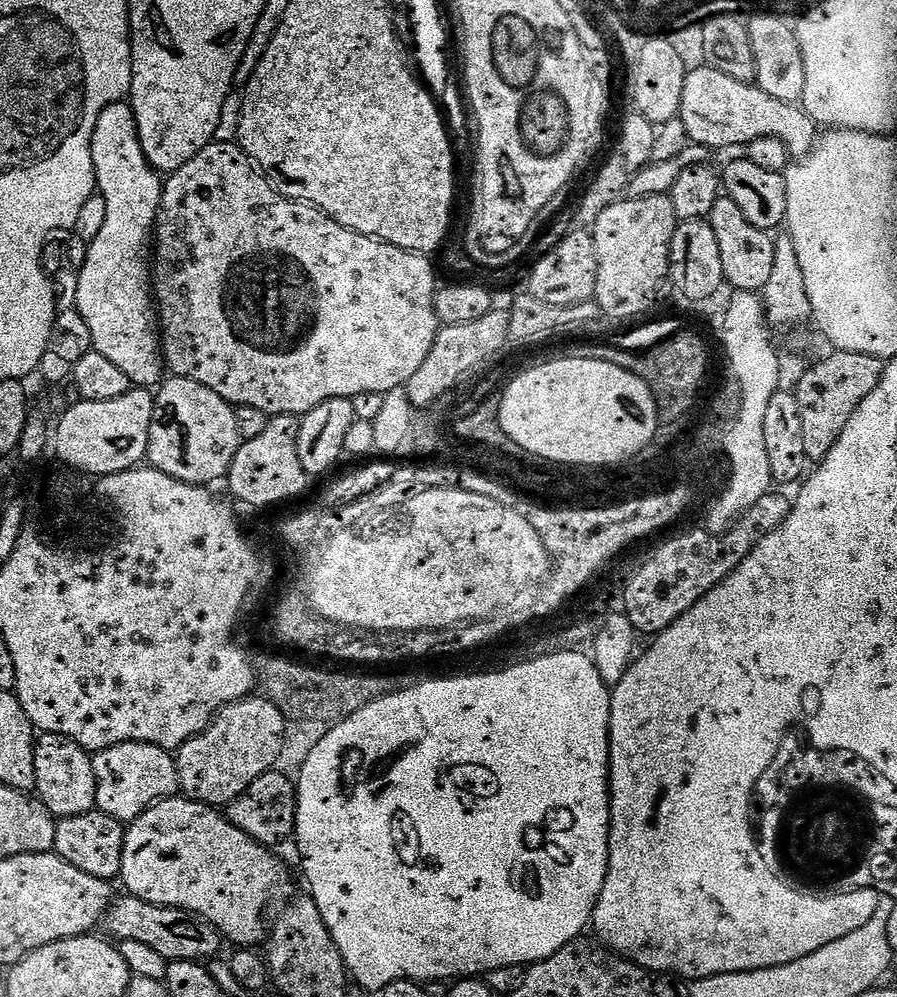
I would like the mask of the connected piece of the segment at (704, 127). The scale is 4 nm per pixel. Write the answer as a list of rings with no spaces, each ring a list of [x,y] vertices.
[[[701,66],[692,68],[682,86],[682,106],[679,120],[693,145],[709,150],[747,146],[754,138],[778,138],[786,146],[789,157],[808,156],[816,144],[818,125],[800,104],[778,102],[755,83],[737,82],[722,70]]]

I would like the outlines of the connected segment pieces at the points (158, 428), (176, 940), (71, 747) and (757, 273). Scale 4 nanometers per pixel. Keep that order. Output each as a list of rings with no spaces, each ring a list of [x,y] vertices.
[[[181,376],[168,378],[159,385],[154,396],[156,405],[150,418],[150,442],[148,443],[147,463],[162,474],[187,484],[211,485],[211,480],[223,481],[232,469],[236,451],[240,449],[236,408],[227,404],[214,390]]]
[[[127,894],[121,896],[121,900],[119,897],[113,903],[108,915],[102,921],[103,927],[108,927],[109,937],[117,936],[112,938],[120,942],[123,940],[142,942],[143,945],[156,950],[168,962],[174,960],[204,962],[219,953],[216,951],[219,950],[220,944],[222,945],[220,933],[200,917],[192,915],[191,912],[184,912],[180,908],[163,908],[140,900],[137,896]]]
[[[41,735],[34,750],[35,795],[53,816],[77,816],[96,808],[96,779],[92,756],[78,742],[65,736]]]
[[[726,194],[714,202],[707,221],[714,230],[714,238],[718,240],[718,254],[722,254],[722,270],[727,287],[760,294],[773,270],[775,239],[765,229],[746,222],[746,214],[742,214],[742,210],[738,210],[737,204]]]

